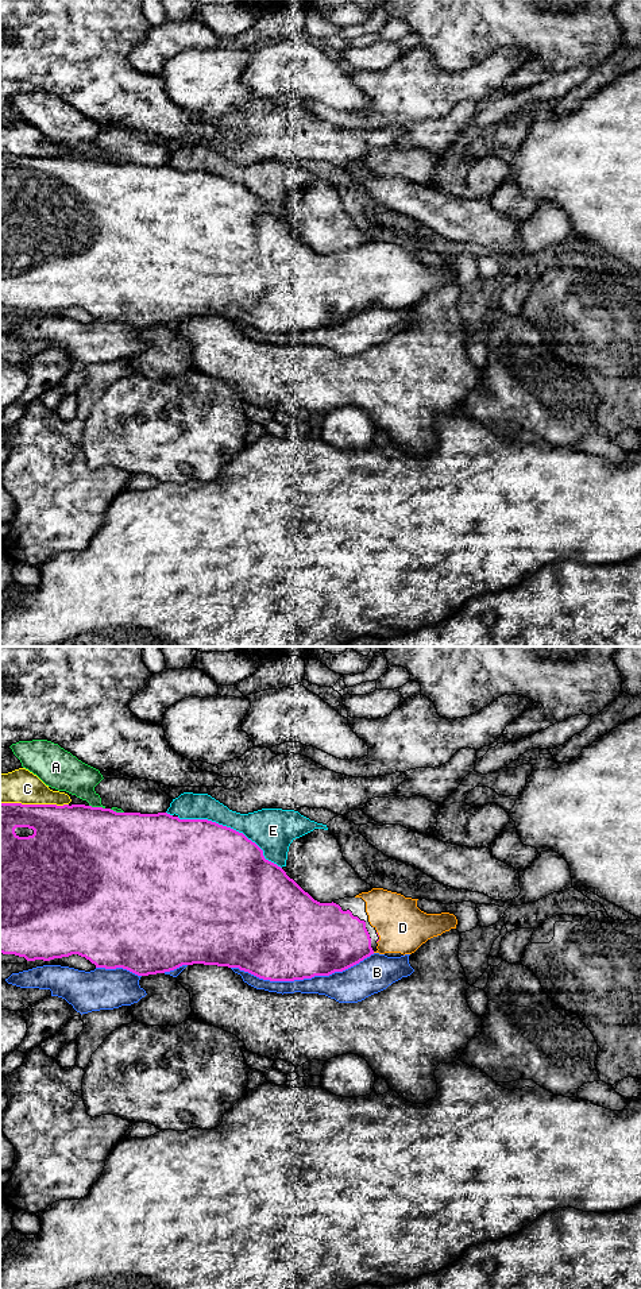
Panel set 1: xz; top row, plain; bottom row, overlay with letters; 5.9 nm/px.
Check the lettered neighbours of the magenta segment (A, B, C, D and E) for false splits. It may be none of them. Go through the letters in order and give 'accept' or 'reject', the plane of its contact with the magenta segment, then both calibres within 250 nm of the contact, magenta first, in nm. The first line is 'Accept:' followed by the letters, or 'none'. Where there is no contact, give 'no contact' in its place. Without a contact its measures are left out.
Accept: D
A: reject; contact in xz; calibres 500 and 200 nm
B: reject; contact in xz; calibres 500 and 180 nm
C: reject; contact in xz; calibres 360 and 200 nm
D: accept; no contact
E: reject; contact in xz; calibres 500 and 260 nm

